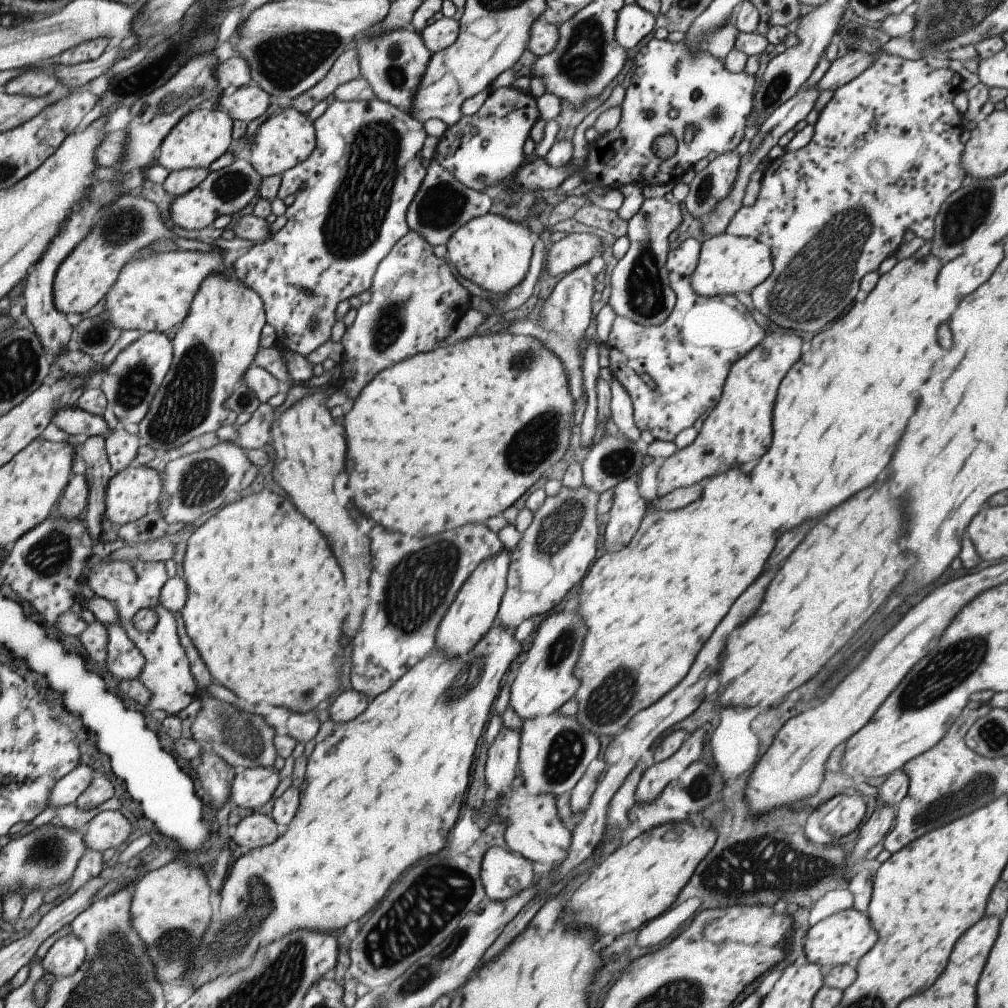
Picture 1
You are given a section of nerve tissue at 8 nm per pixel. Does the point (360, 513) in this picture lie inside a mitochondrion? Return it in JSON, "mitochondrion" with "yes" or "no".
{"mitochondrion":"no"}

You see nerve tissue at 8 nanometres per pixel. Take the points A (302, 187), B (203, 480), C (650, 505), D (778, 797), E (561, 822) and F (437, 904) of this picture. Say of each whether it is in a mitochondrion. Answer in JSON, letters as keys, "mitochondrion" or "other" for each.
{"A":"other","B":"mitochondrion","C":"other","D":"other","E":"other","F":"mitochondrion"}

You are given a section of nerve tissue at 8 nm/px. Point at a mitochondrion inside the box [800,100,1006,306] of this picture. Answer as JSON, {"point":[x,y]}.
{"point":[964,216]}

